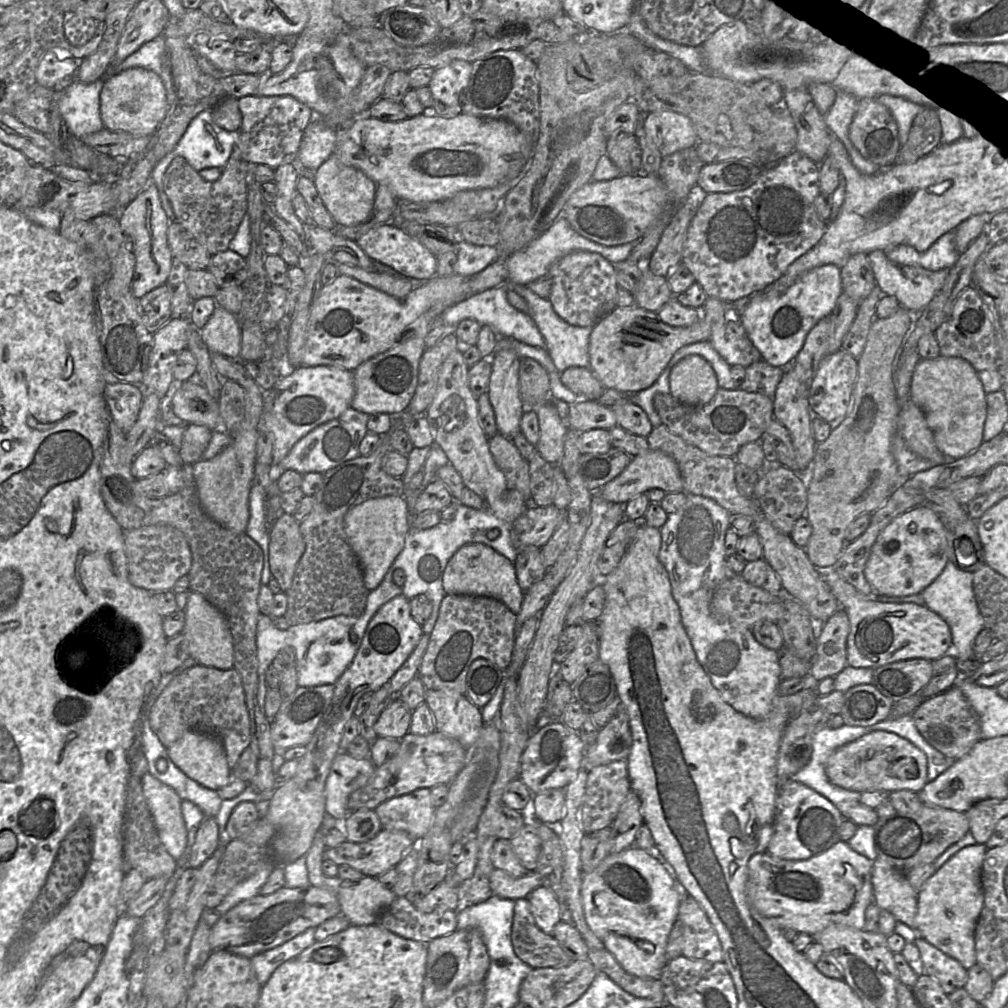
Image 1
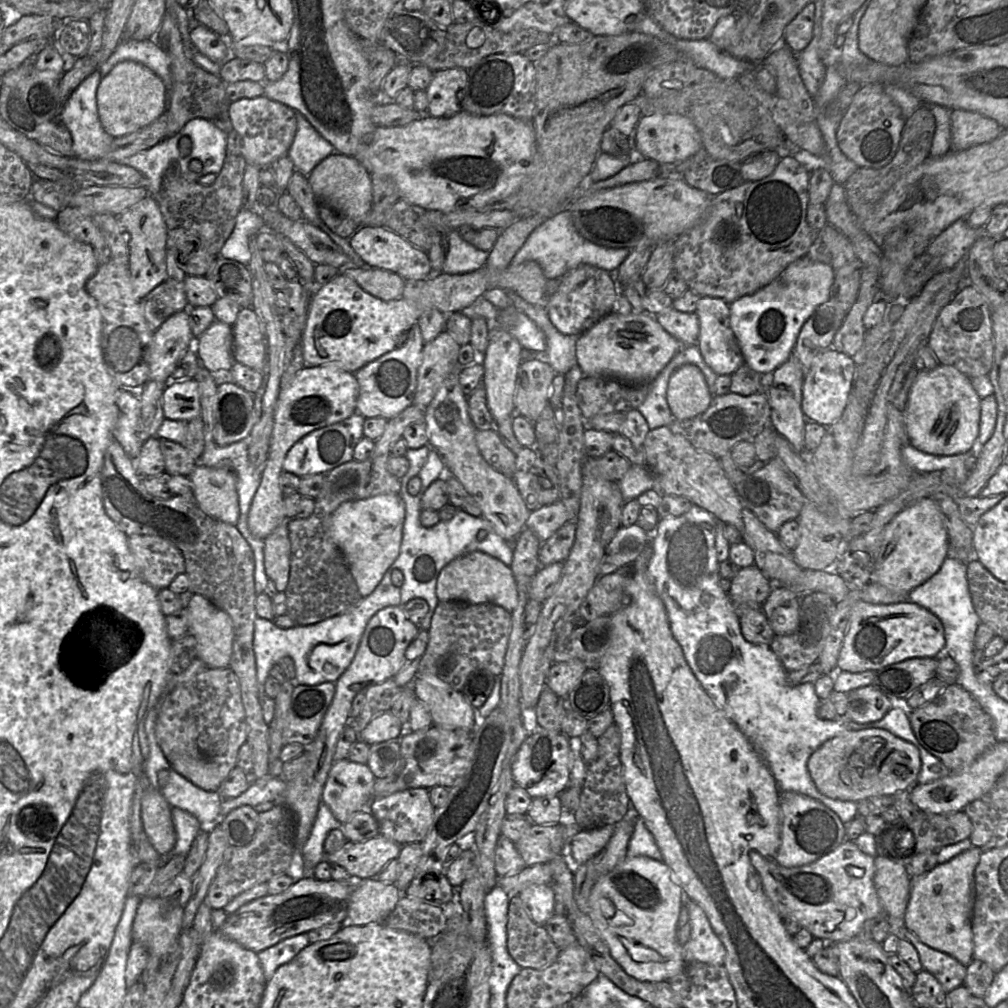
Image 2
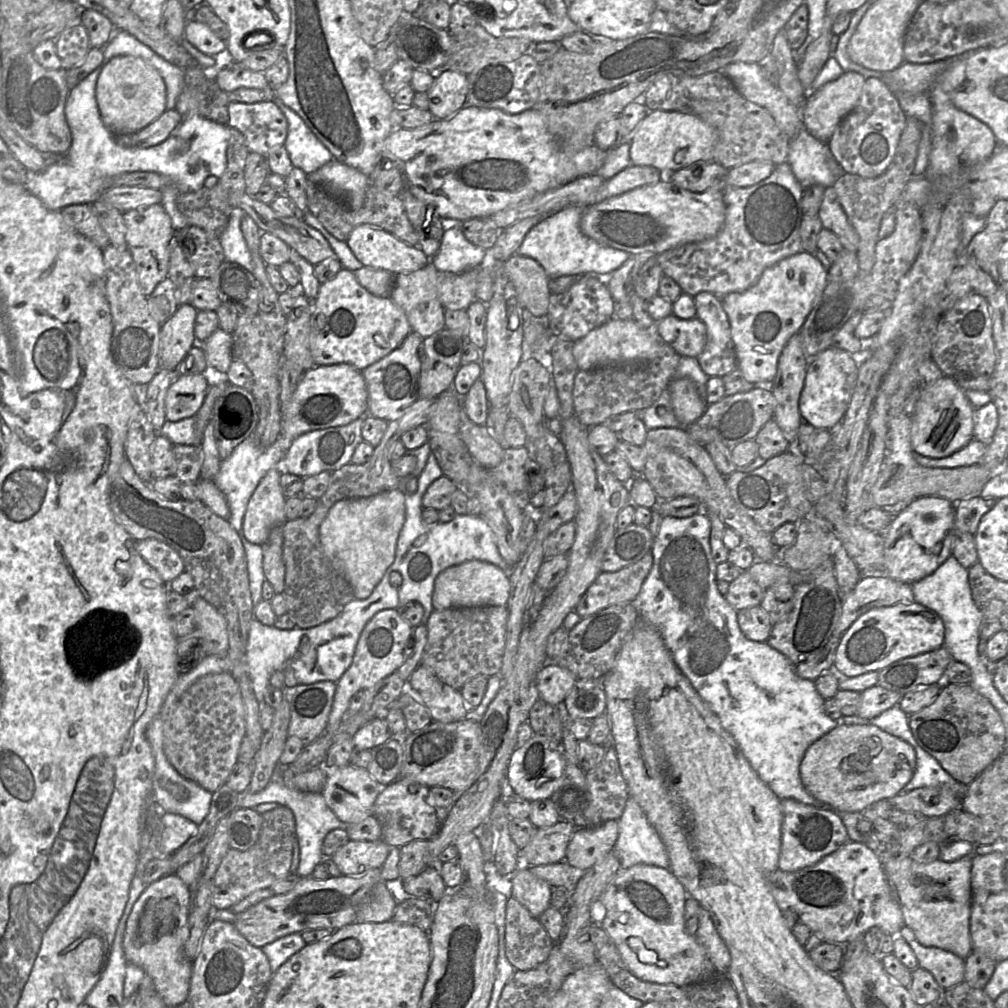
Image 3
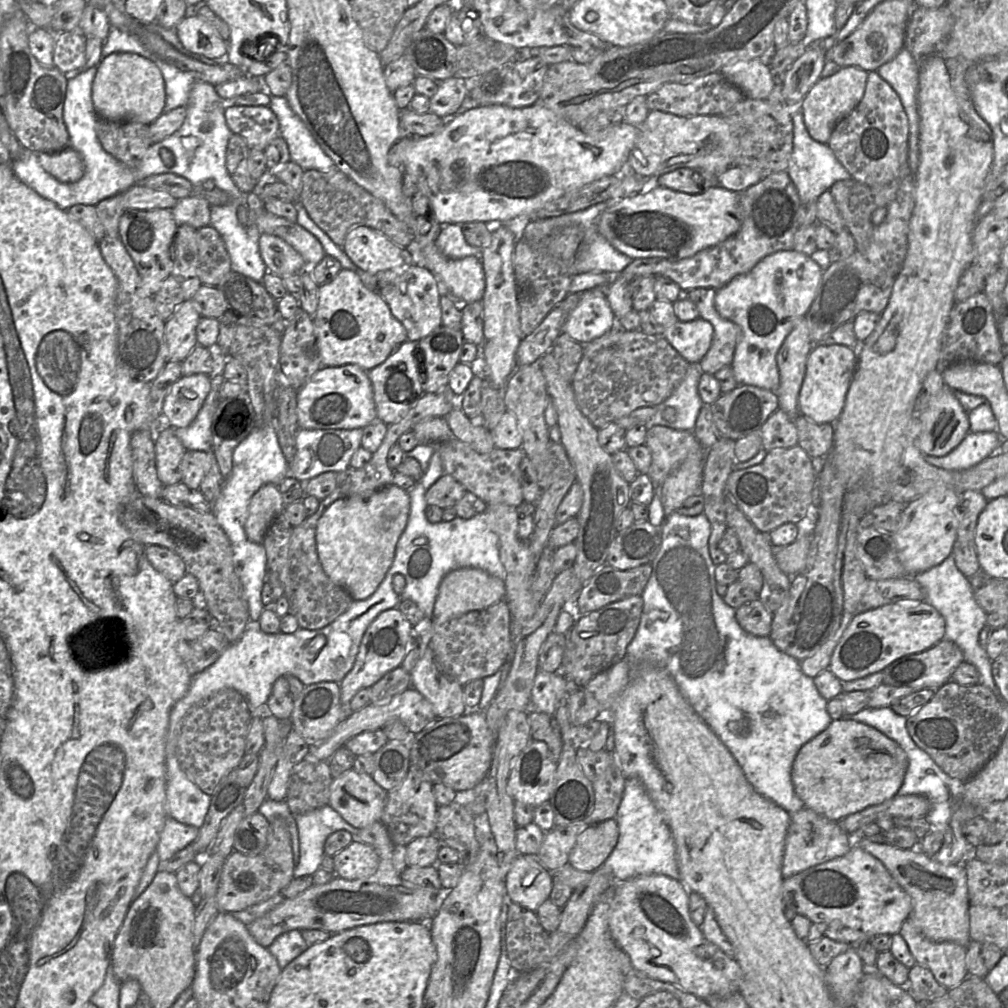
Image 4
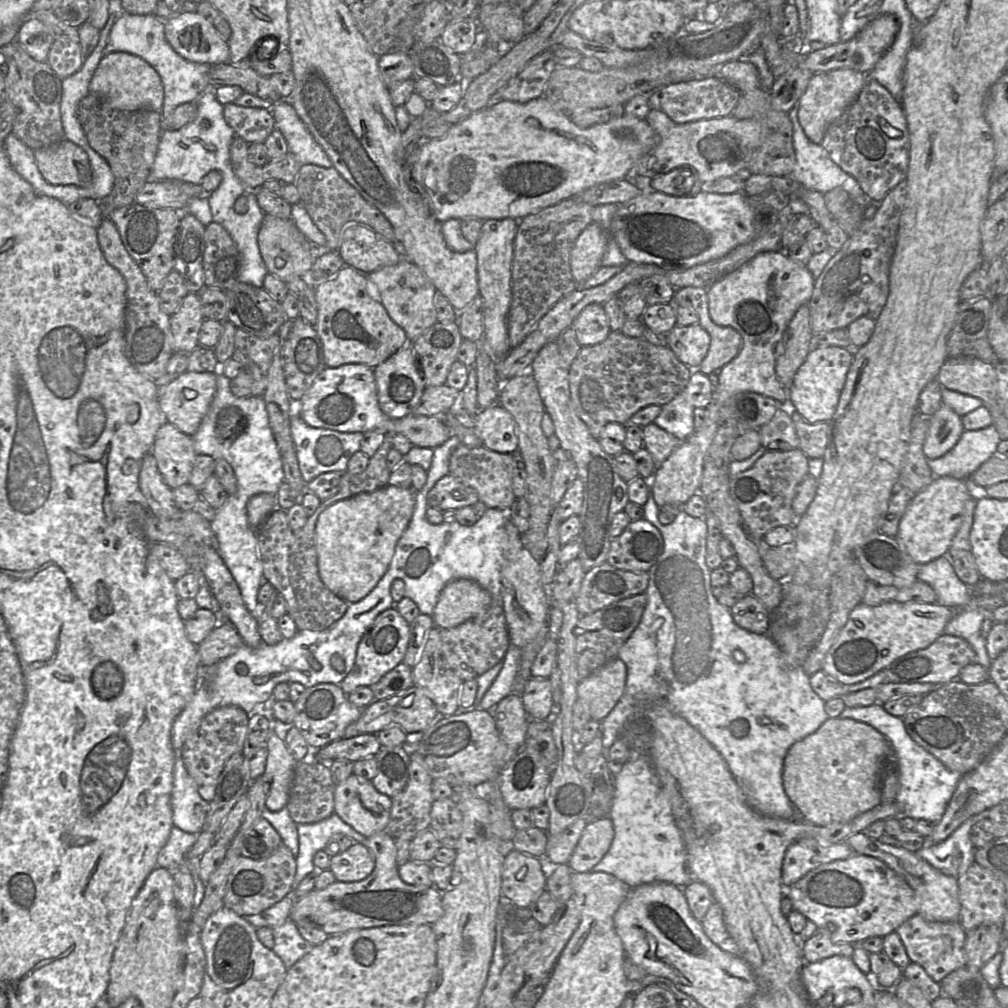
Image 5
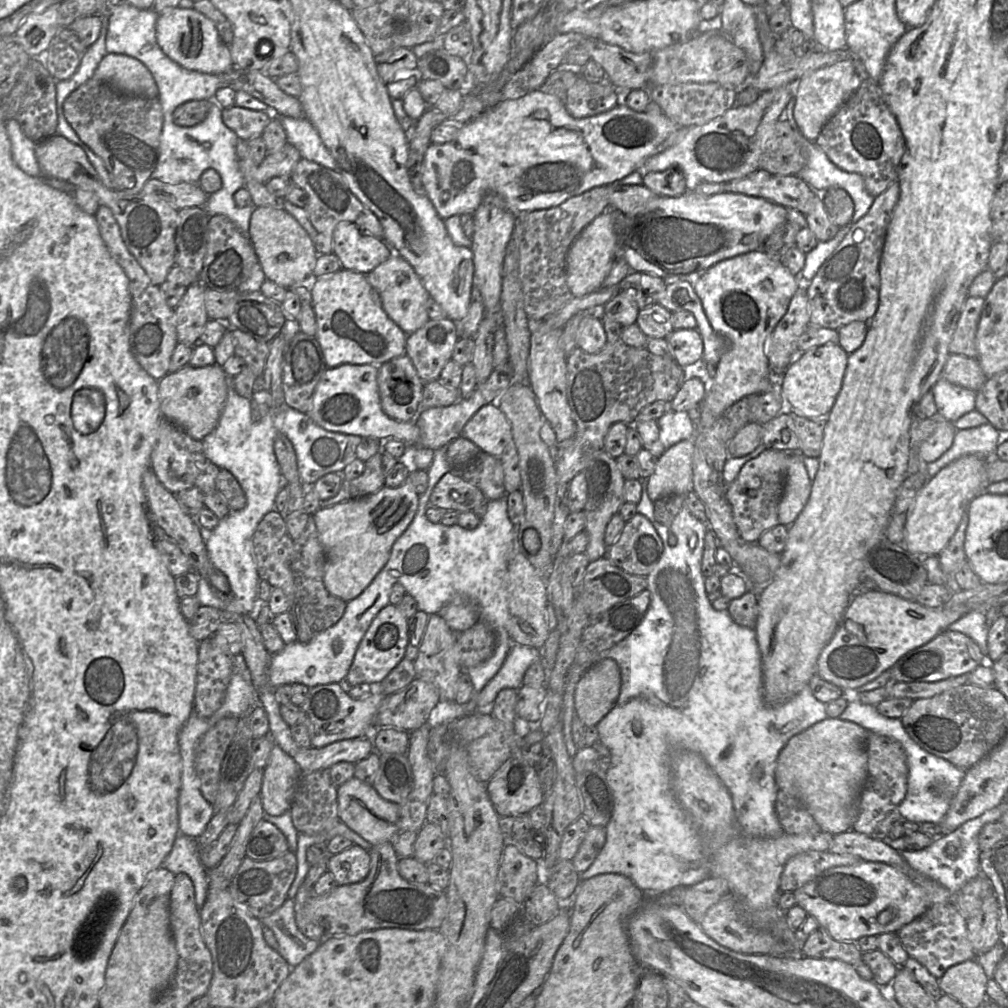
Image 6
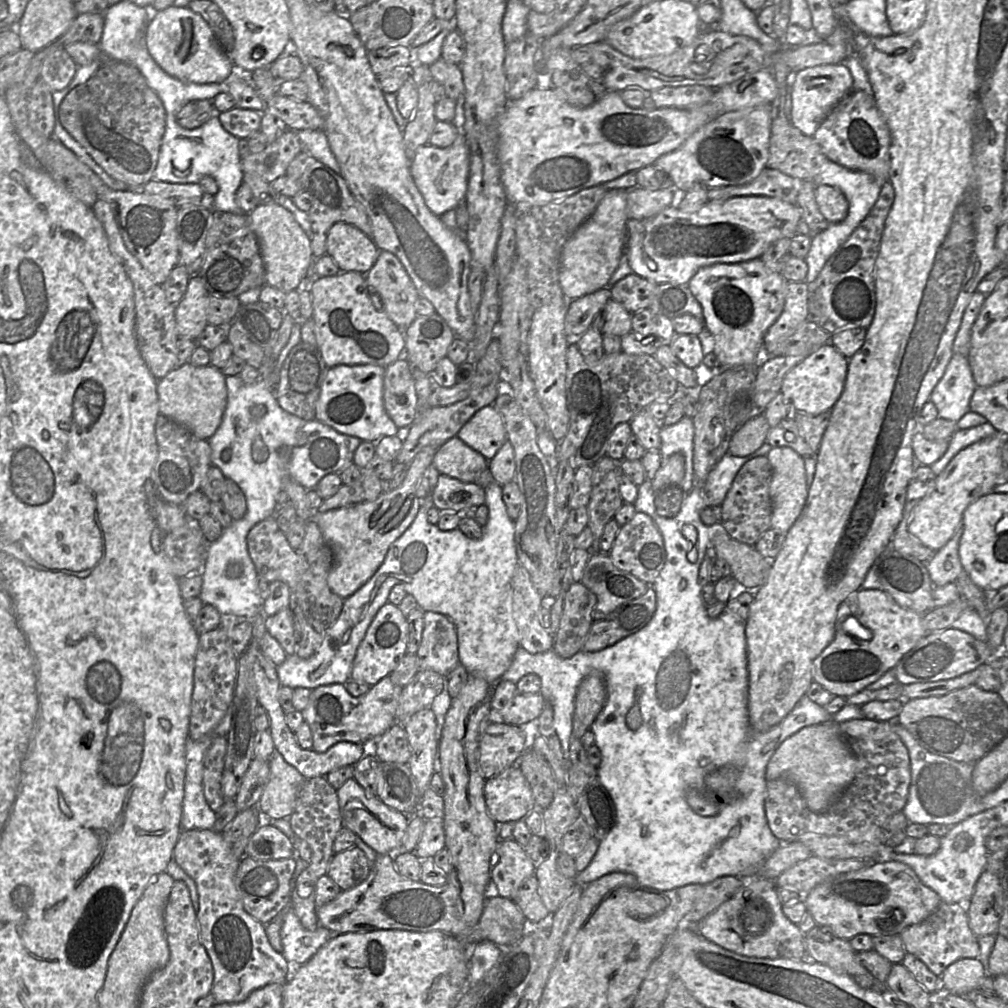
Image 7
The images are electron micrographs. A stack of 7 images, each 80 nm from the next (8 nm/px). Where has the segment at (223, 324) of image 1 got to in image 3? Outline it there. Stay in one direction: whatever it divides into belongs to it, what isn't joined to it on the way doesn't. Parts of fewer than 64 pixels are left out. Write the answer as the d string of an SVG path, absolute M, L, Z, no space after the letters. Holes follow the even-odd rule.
M218 328L203 343L199 344L204 350L209 368L206 375L226 374L233 361L233 335Z

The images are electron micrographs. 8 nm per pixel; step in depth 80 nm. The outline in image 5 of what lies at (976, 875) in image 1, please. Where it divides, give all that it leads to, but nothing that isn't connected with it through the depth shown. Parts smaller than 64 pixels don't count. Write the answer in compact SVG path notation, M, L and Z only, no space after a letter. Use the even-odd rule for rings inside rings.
M864 832L853 834L844 842L850 847L853 853L880 859L900 875L914 890L918 899L918 913L926 920L935 922L958 922L960 920L961 905L958 898L957 878L948 876L932 867L915 852L895 845L882 843L878 839L869 837Z

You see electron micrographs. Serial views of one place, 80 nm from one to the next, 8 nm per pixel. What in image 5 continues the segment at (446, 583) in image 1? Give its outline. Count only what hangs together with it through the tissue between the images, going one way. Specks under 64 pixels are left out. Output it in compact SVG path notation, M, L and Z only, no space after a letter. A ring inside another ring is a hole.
M453 580L440 593L432 614L433 622L437 627L454 628L484 614L492 604L491 594L476 581Z

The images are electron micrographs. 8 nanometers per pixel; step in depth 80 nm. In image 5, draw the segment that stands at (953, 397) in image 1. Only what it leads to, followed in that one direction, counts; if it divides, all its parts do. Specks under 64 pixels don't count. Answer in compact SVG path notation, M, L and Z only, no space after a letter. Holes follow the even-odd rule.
M942 404L929 418L929 429L923 445L927 459L936 459L951 450L964 432L962 418Z

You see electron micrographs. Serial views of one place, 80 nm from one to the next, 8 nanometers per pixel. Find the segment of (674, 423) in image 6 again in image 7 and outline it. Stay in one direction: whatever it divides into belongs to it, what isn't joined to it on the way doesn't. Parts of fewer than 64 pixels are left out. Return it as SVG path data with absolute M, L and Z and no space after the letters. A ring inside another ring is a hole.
M684 415L677 423L662 427L660 430L661 446L659 453L665 459L675 453L685 458L685 475L679 487L689 492L695 485L693 469L694 424L692 418Z

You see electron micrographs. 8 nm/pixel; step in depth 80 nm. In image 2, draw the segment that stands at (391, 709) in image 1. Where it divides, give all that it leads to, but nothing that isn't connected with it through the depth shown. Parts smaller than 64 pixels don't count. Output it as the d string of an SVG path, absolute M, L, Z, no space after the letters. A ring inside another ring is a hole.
M391 710L385 711L360 732L359 739L369 745L392 739L400 739L405 732L405 726Z

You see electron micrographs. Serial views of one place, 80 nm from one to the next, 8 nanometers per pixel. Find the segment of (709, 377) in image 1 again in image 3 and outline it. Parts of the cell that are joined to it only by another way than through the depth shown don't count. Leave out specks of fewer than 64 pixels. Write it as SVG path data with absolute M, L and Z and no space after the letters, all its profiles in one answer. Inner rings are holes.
M672 380L668 389L674 414L682 426L692 424L705 413L708 403L701 399L692 380Z

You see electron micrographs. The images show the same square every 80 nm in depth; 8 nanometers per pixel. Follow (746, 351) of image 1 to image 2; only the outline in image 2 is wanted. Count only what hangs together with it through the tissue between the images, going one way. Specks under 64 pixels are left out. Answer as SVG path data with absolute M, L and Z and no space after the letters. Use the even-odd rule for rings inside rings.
M701 296L696 314L700 324L697 345L705 363L718 375L732 375L745 365L745 360L730 325L729 303L721 298Z

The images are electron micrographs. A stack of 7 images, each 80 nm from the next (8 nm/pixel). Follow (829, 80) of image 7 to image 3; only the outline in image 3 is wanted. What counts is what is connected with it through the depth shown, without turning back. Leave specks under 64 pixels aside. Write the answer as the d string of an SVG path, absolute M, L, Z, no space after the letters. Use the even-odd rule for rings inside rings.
M844 71L839 78L824 84L815 91L808 91L801 109L801 119L809 134L823 143L828 143L836 126L857 104L865 80L858 72Z

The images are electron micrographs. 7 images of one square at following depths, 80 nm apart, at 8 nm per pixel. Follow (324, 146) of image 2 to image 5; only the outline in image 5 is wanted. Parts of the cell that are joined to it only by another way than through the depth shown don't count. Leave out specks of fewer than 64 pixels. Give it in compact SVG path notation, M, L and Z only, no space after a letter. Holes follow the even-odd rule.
M288 99L272 104L271 113L275 127L284 136L288 150L300 164L314 164L332 168L333 163L324 149L317 143Z

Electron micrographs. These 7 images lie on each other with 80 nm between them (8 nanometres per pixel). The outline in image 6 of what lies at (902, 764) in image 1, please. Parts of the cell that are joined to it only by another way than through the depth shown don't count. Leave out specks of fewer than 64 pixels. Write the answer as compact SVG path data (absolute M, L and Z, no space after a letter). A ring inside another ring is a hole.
M826 718L793 736L777 758L775 781L782 792L794 797L812 815L821 831L833 835L851 830L857 816L860 792L868 775L866 743L870 732L839 718Z

